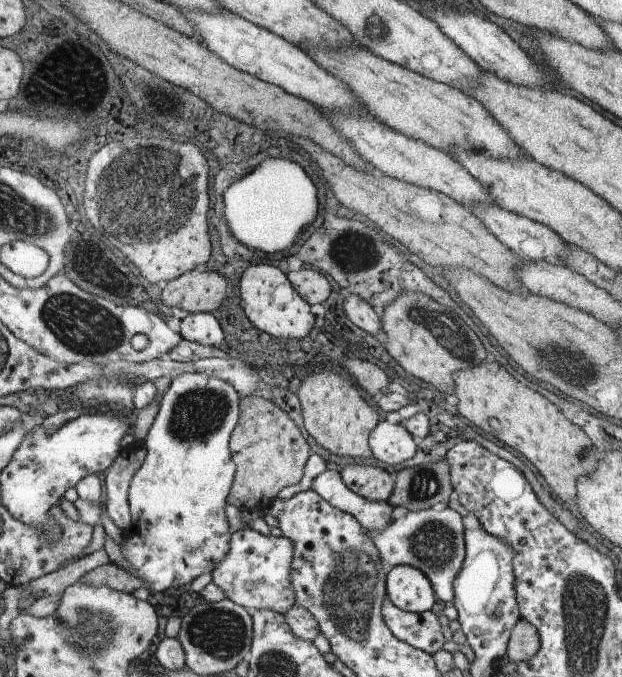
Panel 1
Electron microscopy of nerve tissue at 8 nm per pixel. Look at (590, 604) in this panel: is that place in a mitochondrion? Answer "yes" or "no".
yes

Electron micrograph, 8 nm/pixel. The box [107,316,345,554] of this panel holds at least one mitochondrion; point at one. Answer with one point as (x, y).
(199, 414)

